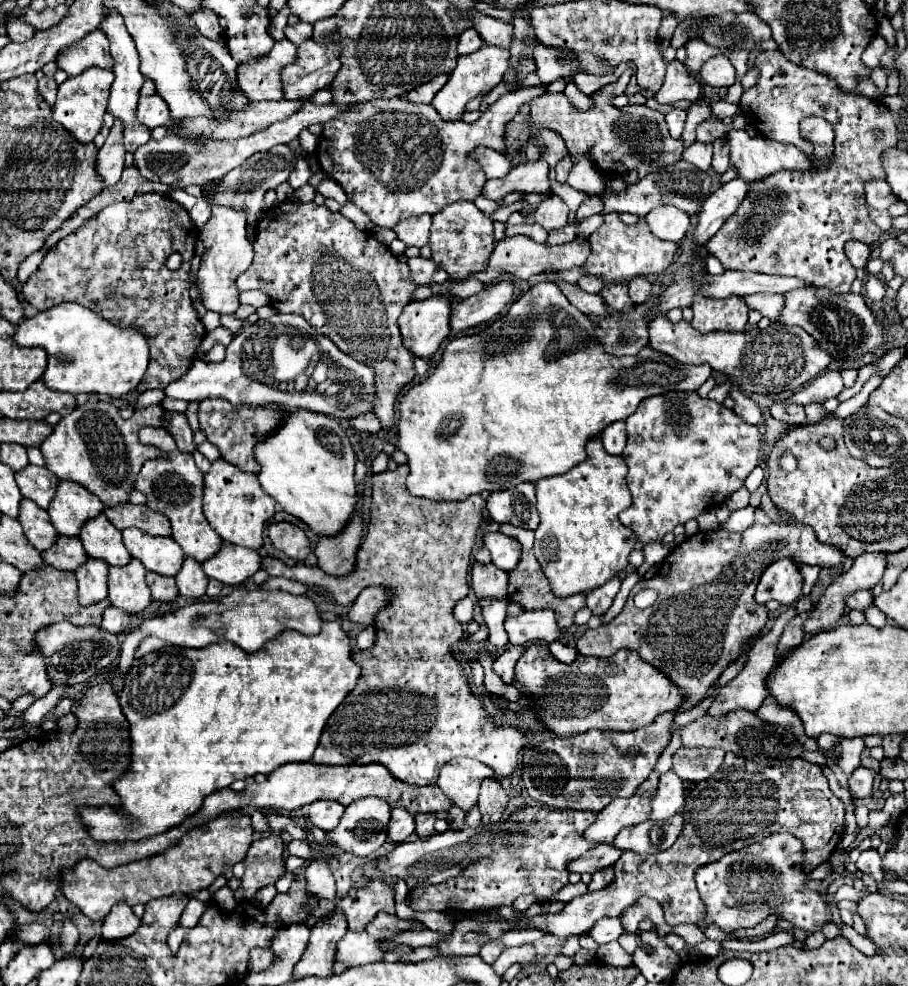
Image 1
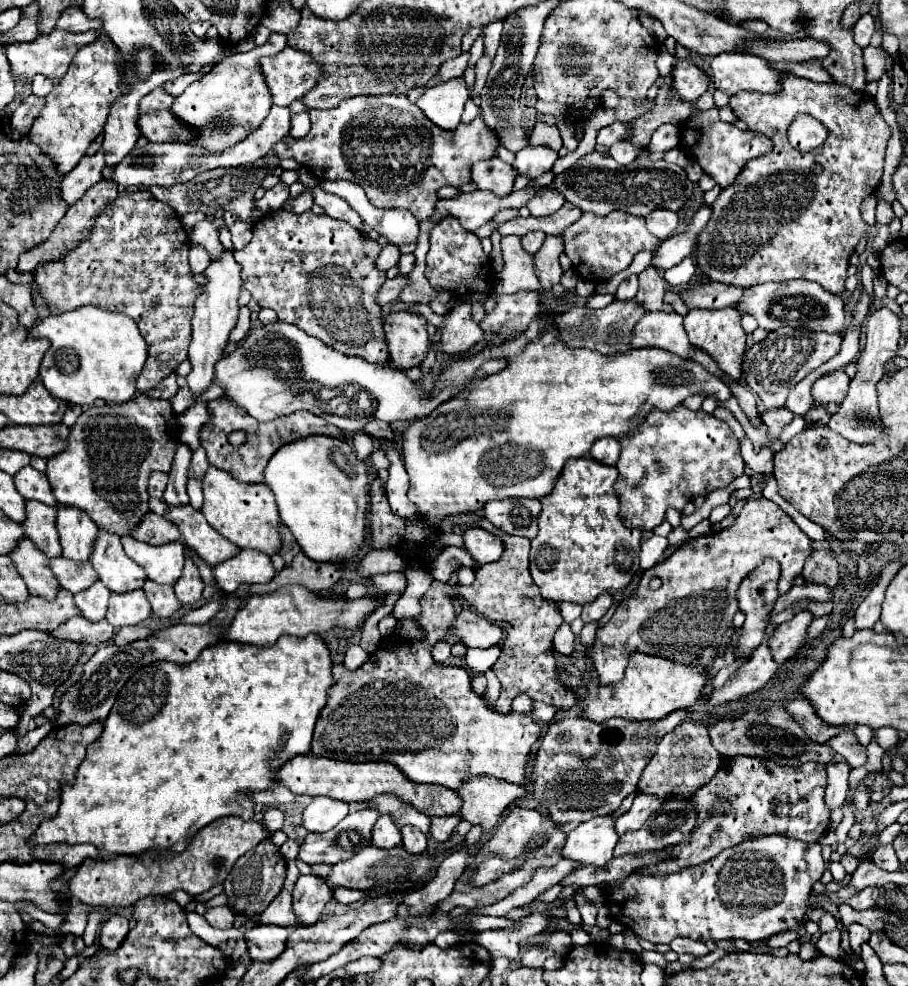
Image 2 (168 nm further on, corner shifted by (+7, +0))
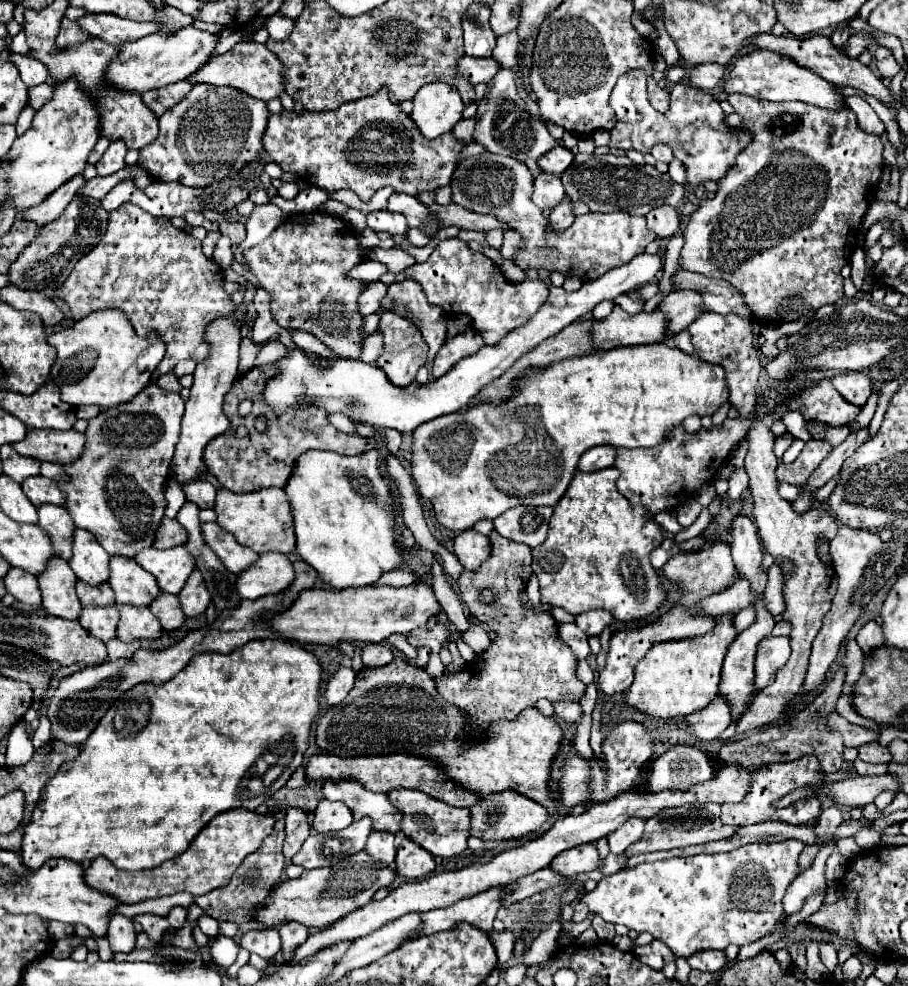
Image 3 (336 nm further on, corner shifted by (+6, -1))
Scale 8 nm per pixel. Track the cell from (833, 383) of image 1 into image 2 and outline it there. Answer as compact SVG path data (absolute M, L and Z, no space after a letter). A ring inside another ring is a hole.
M836 370L814 382L812 396L814 396L814 400L826 402L826 404L828 402L840 404L848 394L848 386L850 386L850 376L846 376L844 370Z

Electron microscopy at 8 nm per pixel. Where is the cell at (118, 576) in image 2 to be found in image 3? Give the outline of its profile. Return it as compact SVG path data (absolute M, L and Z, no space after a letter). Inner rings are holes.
M129 557L109 559L109 581L119 605L149 605L159 595L159 585L151 573Z

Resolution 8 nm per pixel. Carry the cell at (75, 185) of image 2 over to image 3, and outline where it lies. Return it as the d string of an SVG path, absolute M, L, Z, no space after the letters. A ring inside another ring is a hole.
M83 175L69 179L65 185L61 185L59 189L55 189L55 193L51 193L49 197L45 197L45 201L41 201L41 205L27 209L25 217L31 221L37 221L39 225L47 225L51 221L55 221L57 217L61 217L61 213L65 211L65 207L69 205L69 201L77 195L77 191L81 189L81 185L85 185Z

